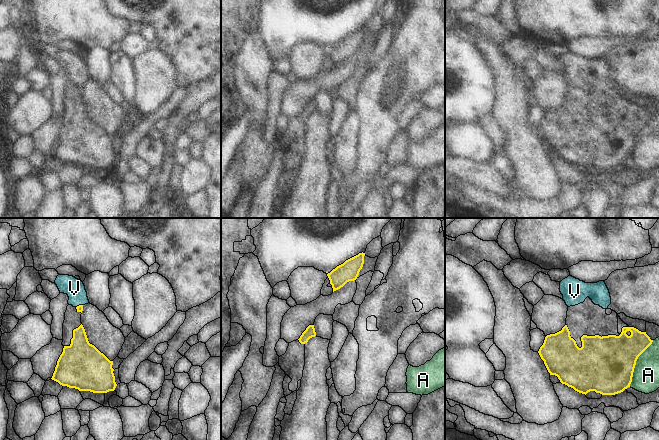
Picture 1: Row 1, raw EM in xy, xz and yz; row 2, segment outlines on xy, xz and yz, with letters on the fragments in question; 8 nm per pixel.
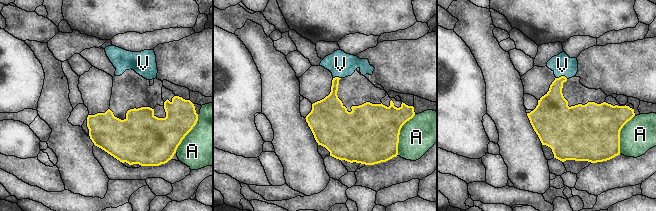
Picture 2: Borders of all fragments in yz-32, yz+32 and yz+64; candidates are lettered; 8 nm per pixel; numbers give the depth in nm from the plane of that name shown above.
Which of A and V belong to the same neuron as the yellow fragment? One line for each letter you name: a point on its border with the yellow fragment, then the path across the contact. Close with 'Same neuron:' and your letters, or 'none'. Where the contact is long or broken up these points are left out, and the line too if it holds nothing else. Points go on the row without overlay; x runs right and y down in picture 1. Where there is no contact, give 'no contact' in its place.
V: meets yellow in xy at (79, 81); runs through xy (79, 84), (79, 81), (74, 64)
Same neuron: V

